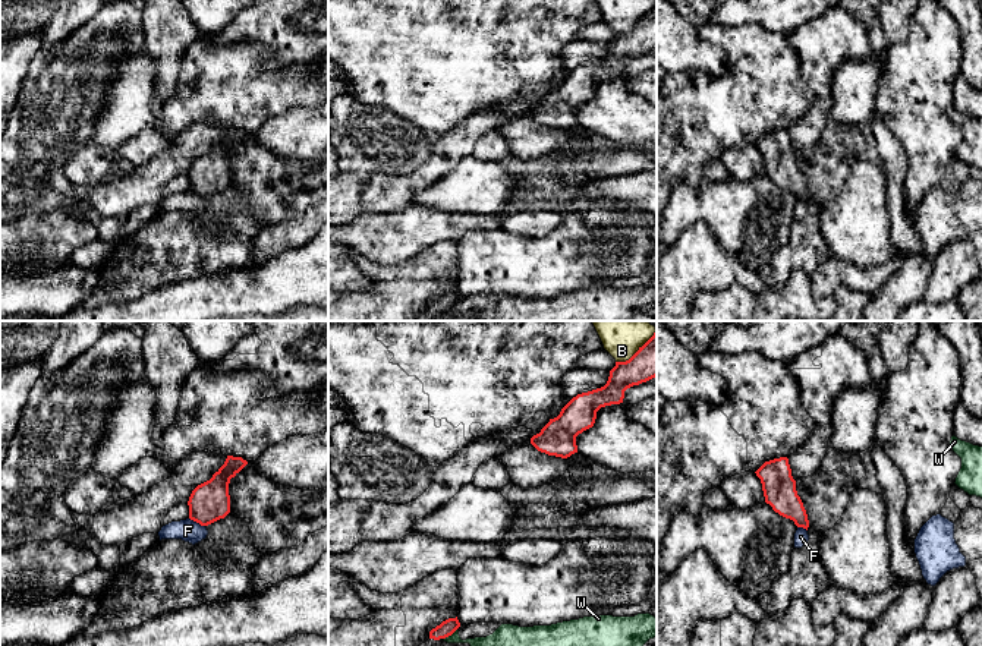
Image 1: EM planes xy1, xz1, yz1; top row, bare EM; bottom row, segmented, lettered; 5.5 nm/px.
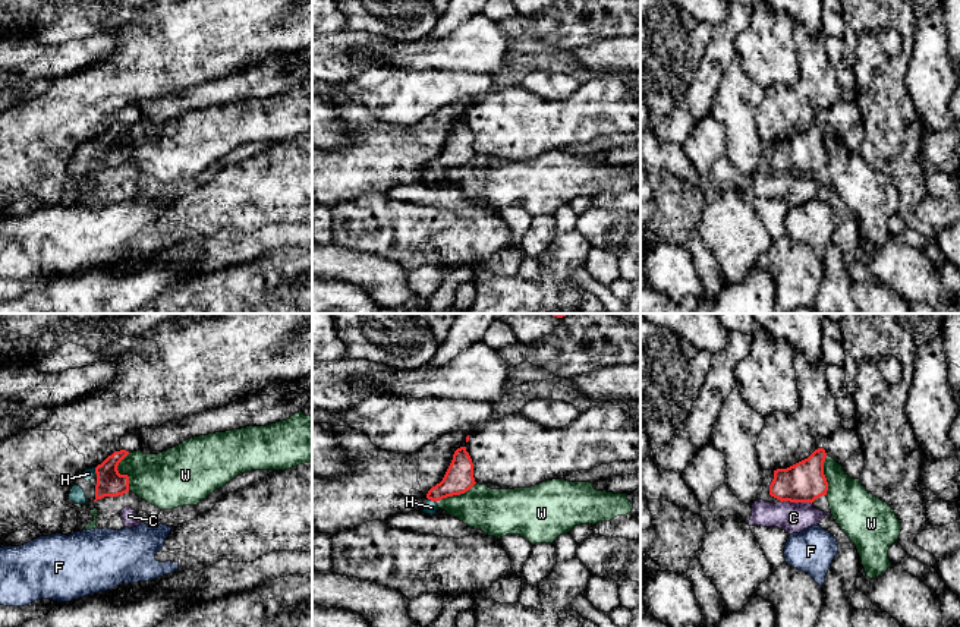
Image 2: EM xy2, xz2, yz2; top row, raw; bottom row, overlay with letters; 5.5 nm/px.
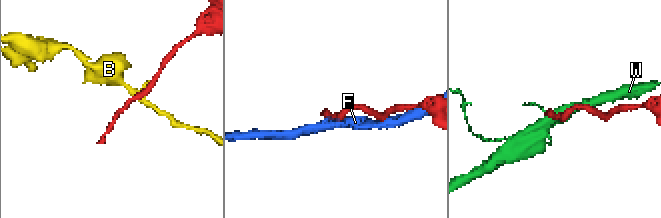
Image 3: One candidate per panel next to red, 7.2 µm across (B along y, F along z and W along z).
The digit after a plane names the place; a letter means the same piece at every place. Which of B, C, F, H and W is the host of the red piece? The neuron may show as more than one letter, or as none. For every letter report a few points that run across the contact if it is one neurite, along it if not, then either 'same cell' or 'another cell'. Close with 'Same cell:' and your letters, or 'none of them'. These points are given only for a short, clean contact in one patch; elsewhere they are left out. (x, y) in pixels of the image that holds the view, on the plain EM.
B: another cell
C: line yz2 (781, 173), (808, 173), (811, 176); another cell
F: line xy1 (189, 189), (204, 198); another cell
H: line xz2 (459, 150), (433, 172), (431, 179); same cell
W: line xy2 (129, 125), (117, 138), (117, 142), (128, 148), (128, 163); another cell
Same cell: H

